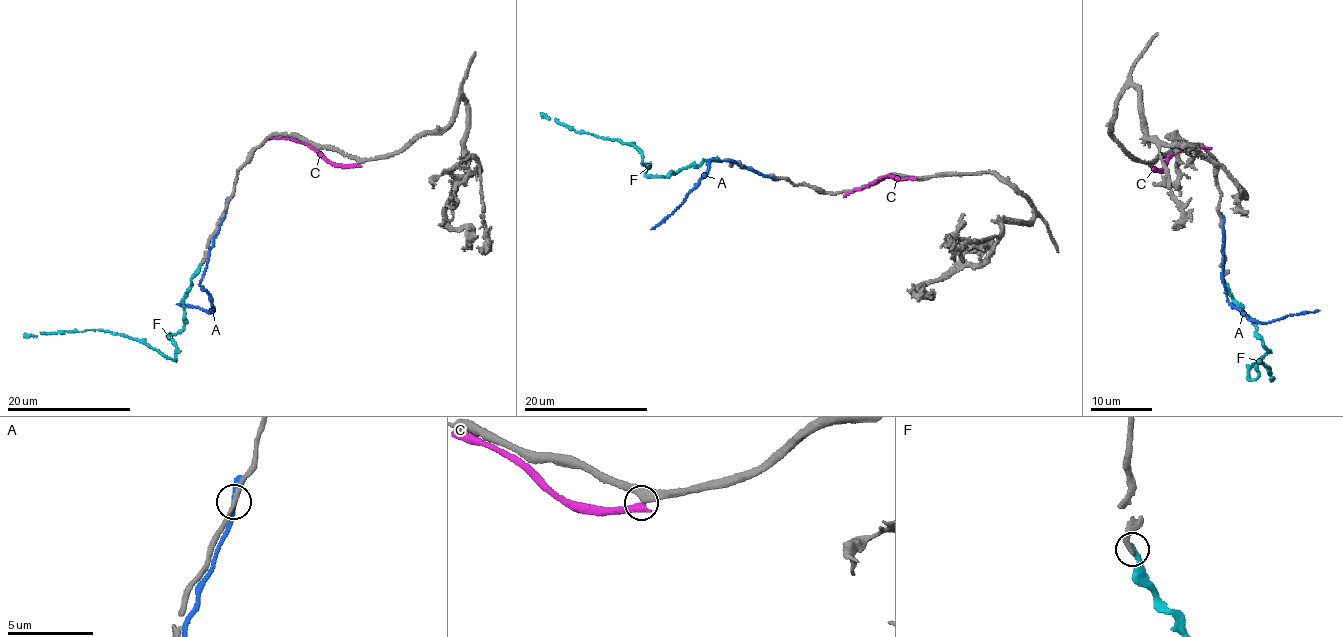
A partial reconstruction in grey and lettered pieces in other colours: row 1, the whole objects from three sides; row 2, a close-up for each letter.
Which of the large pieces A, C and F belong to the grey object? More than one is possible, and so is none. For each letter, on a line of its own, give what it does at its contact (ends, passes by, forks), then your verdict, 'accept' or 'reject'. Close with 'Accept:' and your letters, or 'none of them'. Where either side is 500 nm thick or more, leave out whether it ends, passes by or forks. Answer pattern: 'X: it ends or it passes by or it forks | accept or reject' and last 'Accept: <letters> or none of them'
A: it passes by | reject
C: it ends | reject
F: it ends | reject
Accept: none of them

